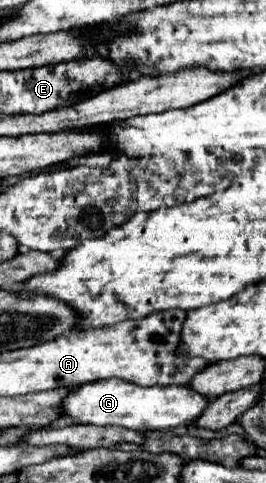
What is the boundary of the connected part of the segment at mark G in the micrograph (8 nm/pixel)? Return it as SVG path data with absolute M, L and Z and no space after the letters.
M97 380L75 388L63 400L63 416L77 420L77 424L123 426L139 432L165 430L195 422L207 408L207 396L199 396L191 386L139 386L127 380Z

